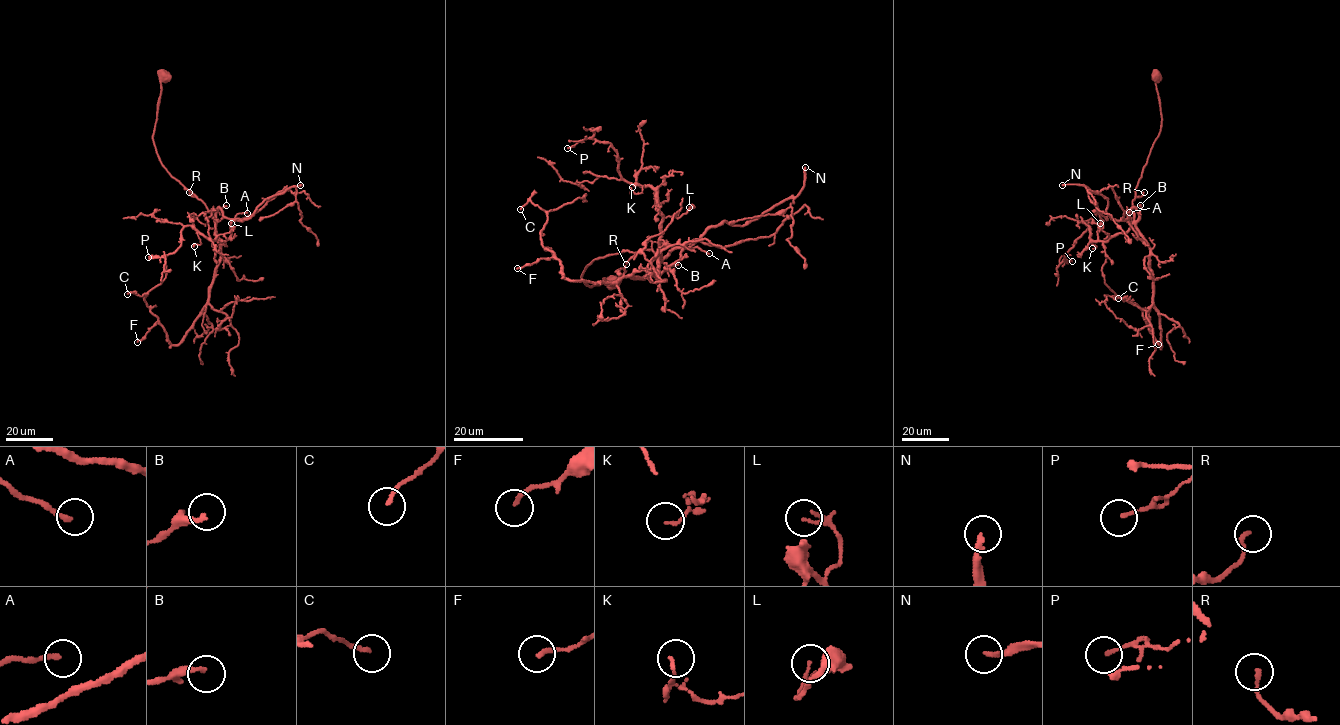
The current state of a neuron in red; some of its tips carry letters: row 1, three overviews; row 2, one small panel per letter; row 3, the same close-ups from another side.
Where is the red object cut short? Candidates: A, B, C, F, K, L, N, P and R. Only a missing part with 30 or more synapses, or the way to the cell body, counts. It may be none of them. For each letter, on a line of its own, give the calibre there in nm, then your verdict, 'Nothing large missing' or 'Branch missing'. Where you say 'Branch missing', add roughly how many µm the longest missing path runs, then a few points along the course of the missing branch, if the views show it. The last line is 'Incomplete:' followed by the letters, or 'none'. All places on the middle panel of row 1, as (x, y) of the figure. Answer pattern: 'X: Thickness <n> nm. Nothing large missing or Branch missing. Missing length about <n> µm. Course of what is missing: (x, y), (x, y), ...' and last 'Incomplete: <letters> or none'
A: Thickness 170 nm. Nothing large missing
B: Thickness 240 nm. Nothing large missing
C: Thickness 160 nm. Nothing large missing
F: Thickness 180 nm. Nothing large missing
K: Thickness 130 nm. Nothing large missing
L: Thickness 70 nm. Nothing large missing
N: Thickness 190 nm. Branch missing. Missing length about 200 µm
P: Thickness 110 nm. Nothing large missing
R: Thickness 160 nm. Nothing large missing
Incomplete: N

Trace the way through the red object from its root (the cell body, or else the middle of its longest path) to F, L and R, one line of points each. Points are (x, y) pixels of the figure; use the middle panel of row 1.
F: (613, 282), (581, 277), (594, 259), (658, 254), (658, 276), (614, 282), (568, 280), (553, 257), (517, 268)
L: (613, 282), (591, 287), (581, 277), (594, 259), (623, 251), (658, 252), (662, 219), (679, 217), (689, 207)
R: (613, 282), (610, 284), (604, 280), (591, 287), (581, 277), (594, 259), (623, 251), (635, 252), (626, 264)

